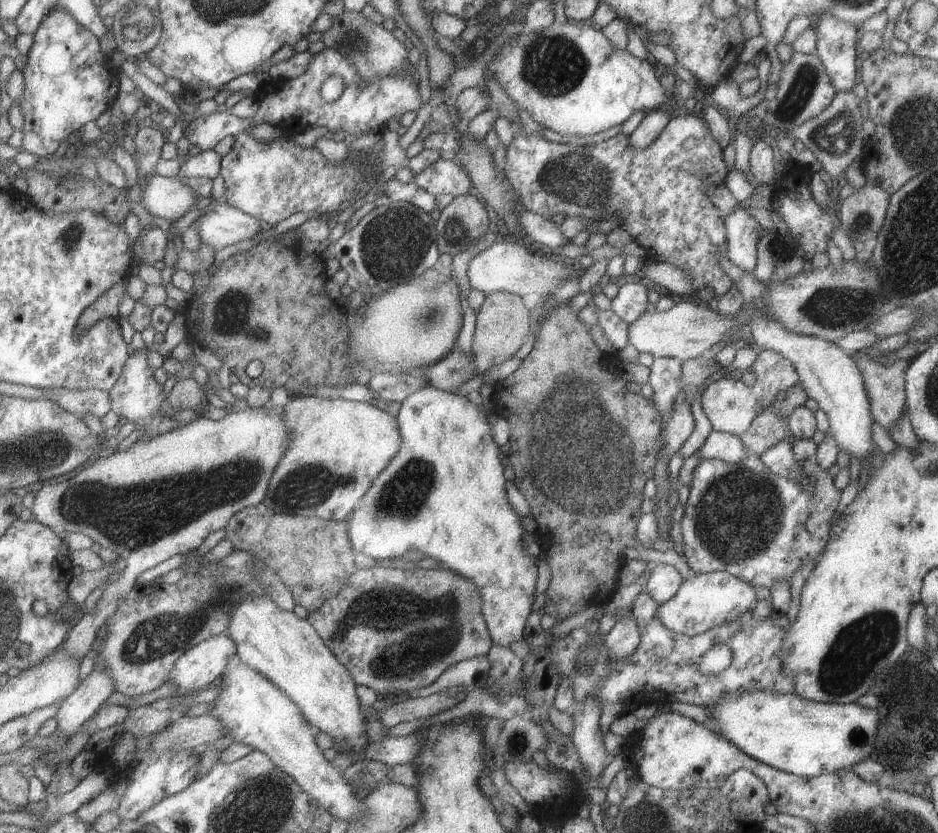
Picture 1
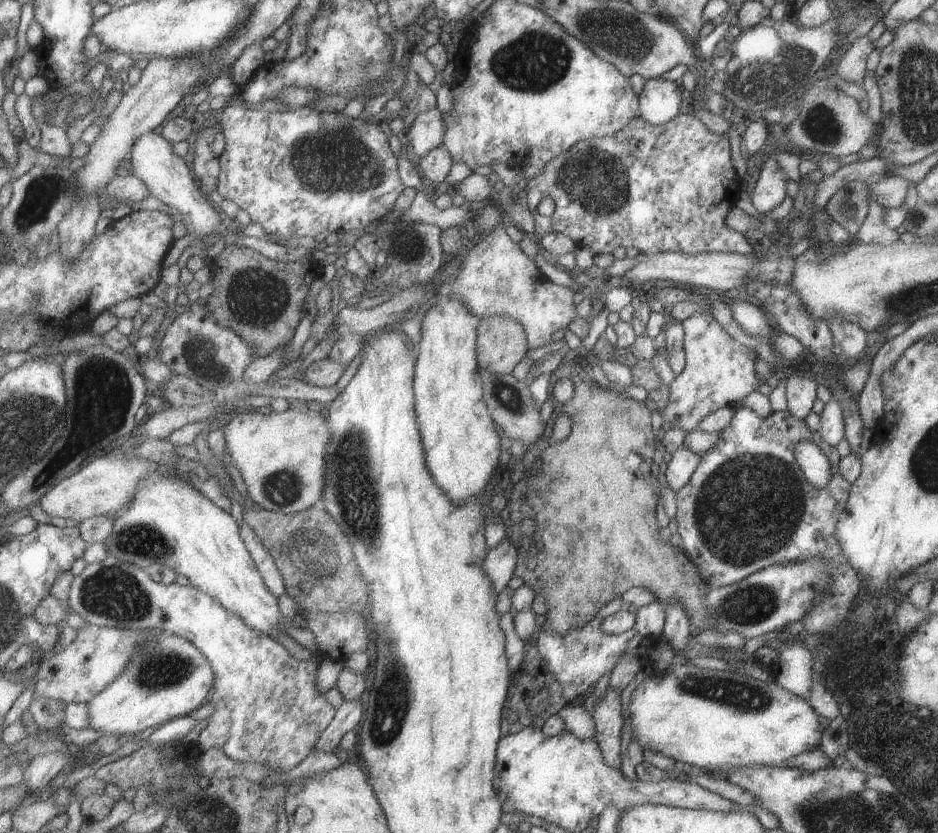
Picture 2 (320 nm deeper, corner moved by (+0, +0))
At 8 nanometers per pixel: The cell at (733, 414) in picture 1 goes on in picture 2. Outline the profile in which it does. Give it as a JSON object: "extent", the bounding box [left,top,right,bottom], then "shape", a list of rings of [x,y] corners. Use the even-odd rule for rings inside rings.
{"extent":[658,314,759,433],"shape":[[[691,314],[689,318],[681,321],[681,326],[684,332],[682,344],[685,358],[684,367],[668,384],[668,398],[664,403],[659,403],[658,413],[663,421],[669,422],[670,428],[679,428],[686,433],[695,429],[702,418],[718,408],[740,406],[742,398],[753,391],[757,391],[759,384],[754,375],[754,362],[757,360],[756,351],[737,344],[724,331],[724,328],[719,326],[711,314]]]}

